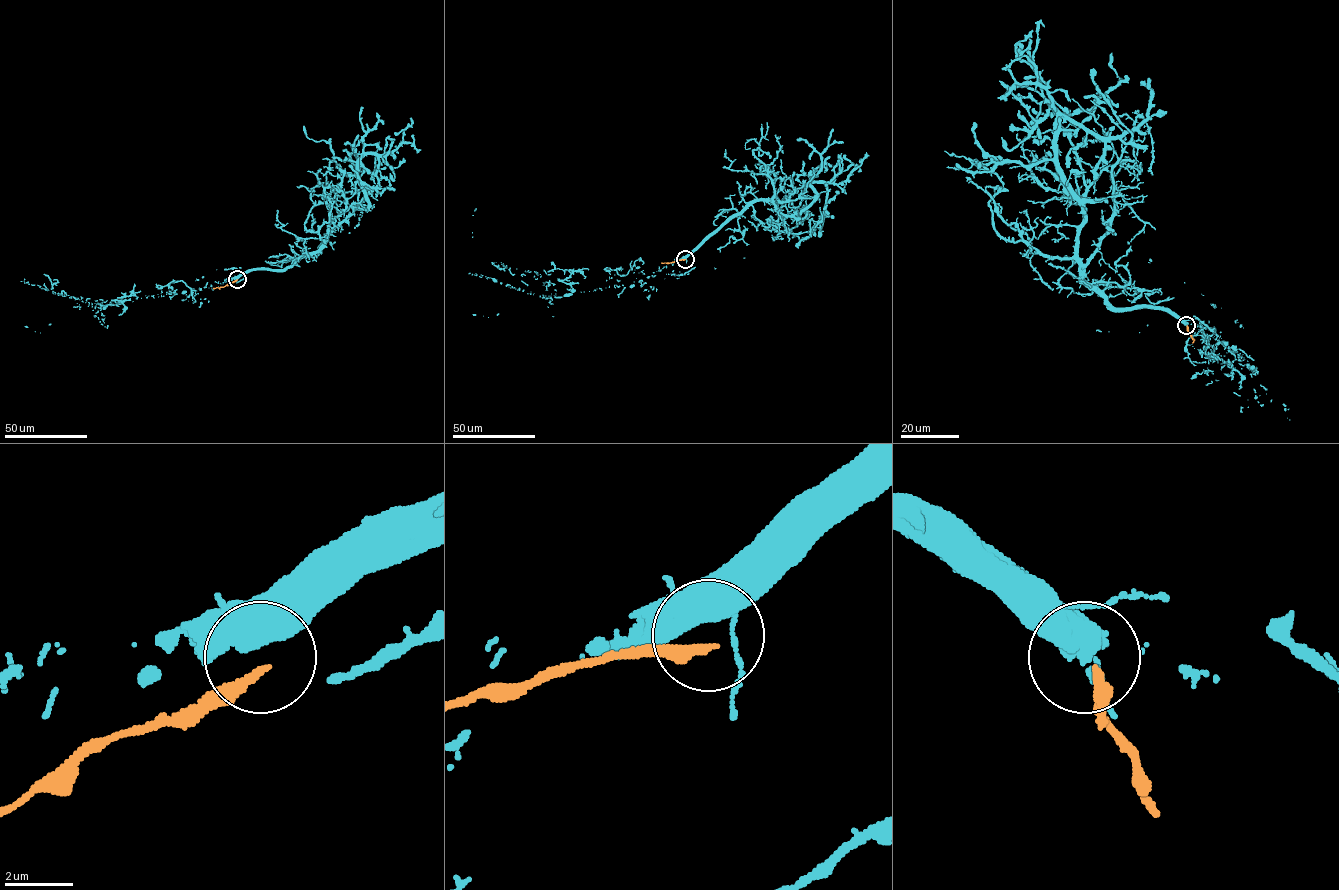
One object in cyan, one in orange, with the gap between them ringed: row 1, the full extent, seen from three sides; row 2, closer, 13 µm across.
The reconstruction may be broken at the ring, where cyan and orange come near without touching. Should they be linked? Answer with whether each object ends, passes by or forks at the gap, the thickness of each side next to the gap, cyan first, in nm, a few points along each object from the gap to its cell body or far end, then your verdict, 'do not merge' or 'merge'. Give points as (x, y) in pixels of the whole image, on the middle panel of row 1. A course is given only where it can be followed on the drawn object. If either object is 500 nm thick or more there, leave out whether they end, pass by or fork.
700 nm thick on the cyan side, 240 nm on the other; cyan runs (684, 258), (756, 201), (810, 199), (806, 185), (822, 182), (819, 222), (792, 237); orange runs (685, 259), (661, 263); do not merge

